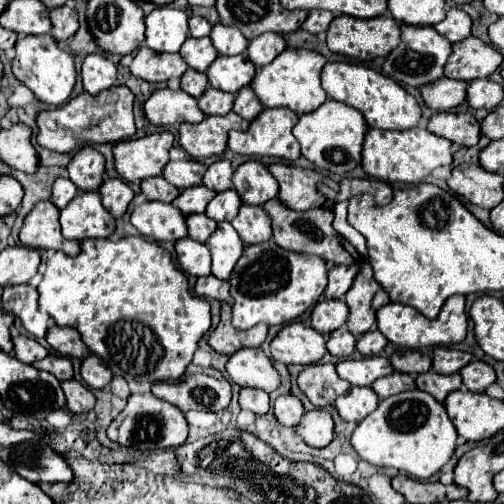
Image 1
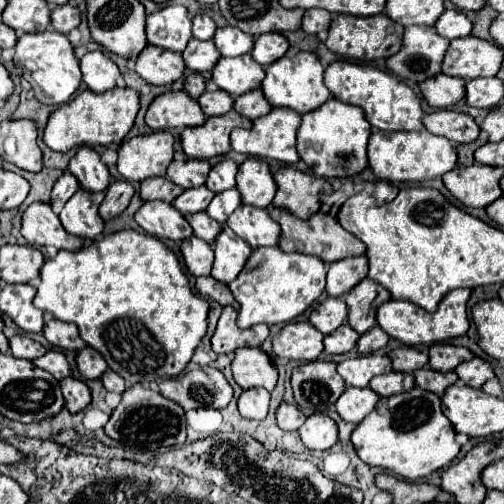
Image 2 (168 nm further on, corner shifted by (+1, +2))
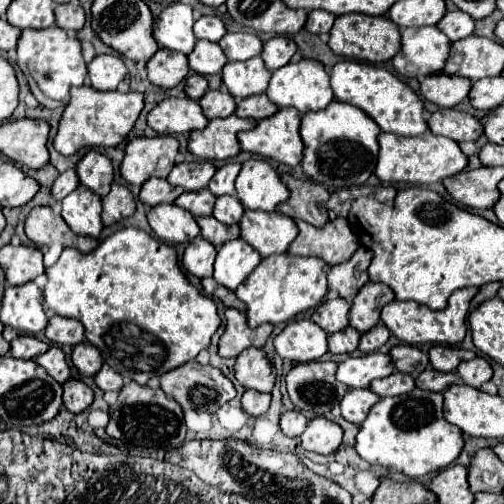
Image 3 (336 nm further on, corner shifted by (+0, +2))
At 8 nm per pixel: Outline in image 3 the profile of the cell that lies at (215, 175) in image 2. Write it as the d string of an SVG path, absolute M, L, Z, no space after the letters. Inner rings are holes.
M227 163L221 169L217 169L217 173L213 175L213 179L209 183L209 191L215 197L233 195L235 193L235 177L237 177L239 169L241 169L239 163Z

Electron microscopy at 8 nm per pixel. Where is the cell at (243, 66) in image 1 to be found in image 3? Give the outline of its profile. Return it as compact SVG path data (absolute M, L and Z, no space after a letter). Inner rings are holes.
M253 57L249 61L229 61L223 67L221 77L235 99L245 99L265 93L271 71L265 67L261 57Z

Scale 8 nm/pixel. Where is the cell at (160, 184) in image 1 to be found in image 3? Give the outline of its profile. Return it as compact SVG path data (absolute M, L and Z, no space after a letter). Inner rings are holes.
M149 179L143 183L141 187L141 193L139 193L139 199L149 205L149 207L155 207L155 205L161 205L161 203L175 203L175 199L183 193L181 187L175 187L171 185L167 179Z

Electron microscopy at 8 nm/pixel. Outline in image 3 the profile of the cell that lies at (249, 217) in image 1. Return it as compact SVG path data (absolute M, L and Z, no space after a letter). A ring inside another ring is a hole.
M245 211L241 223L241 239L249 243L263 257L285 253L297 237L297 225L293 219L281 213Z

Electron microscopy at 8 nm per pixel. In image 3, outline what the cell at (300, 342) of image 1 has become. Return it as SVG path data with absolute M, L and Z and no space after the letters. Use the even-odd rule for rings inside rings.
M309 319L287 323L287 327L275 337L273 343L279 357L297 363L317 361L327 353L327 333Z

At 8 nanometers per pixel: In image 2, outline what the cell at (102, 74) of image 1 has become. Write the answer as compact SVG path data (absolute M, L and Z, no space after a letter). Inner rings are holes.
M90 51L80 59L82 79L94 93L104 93L116 87L116 79L120 71L112 59L108 59L102 51Z

